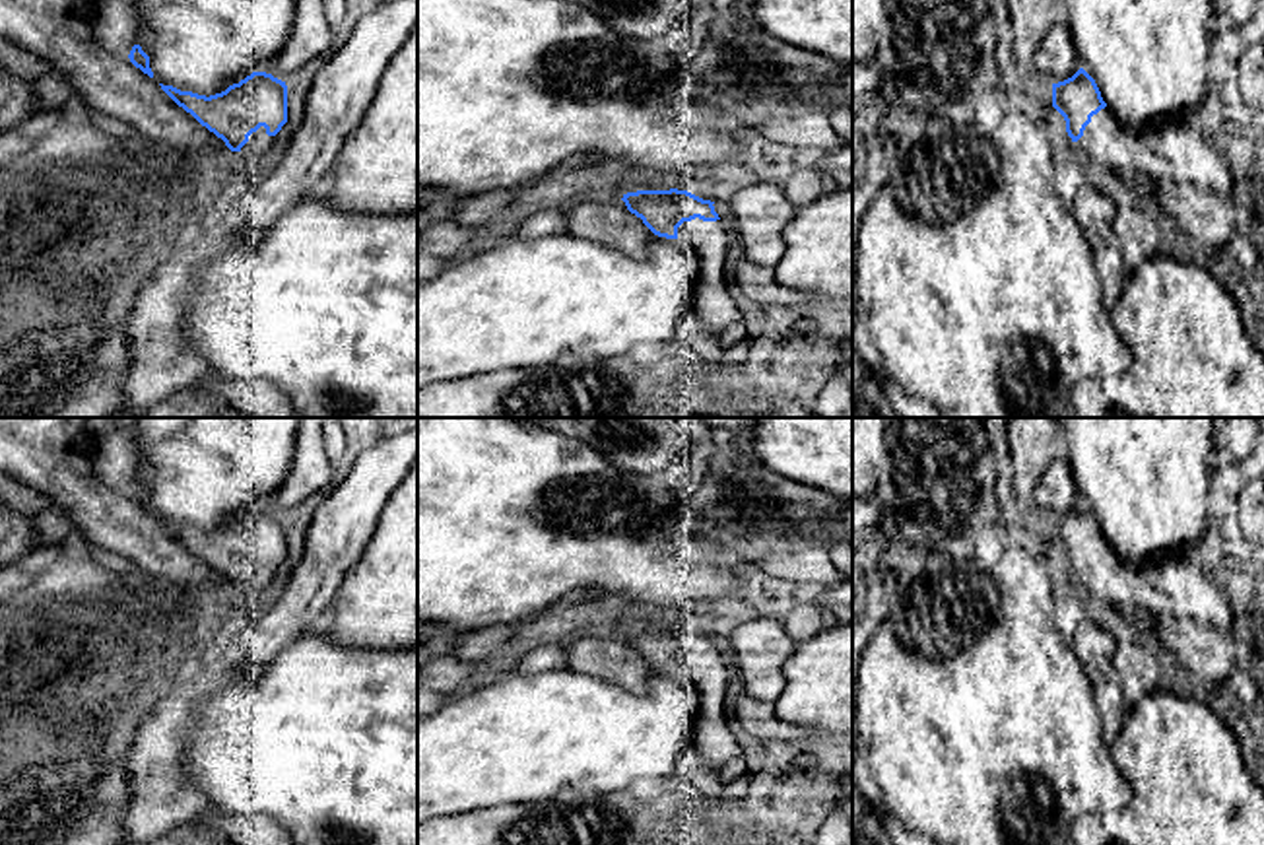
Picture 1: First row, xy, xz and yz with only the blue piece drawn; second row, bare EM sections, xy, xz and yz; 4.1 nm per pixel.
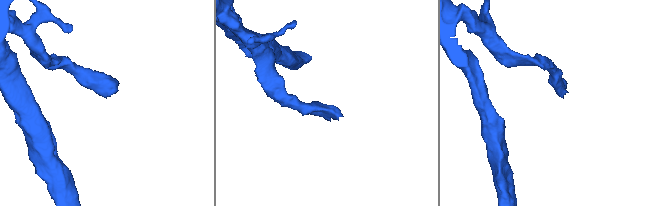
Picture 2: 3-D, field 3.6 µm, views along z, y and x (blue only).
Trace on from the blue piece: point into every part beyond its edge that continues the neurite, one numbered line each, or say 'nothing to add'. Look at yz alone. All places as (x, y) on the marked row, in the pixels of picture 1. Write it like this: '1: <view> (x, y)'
1: yz (1167, 150)

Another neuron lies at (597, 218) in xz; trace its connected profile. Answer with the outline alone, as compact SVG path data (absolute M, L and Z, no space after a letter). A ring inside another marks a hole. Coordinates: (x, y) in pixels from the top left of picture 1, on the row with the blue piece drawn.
M569 192L555 200L567 233L643 258L652 231L631 214L621 198Z

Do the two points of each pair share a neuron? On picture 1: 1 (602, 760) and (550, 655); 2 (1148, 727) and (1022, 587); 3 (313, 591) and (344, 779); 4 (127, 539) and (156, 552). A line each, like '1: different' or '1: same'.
1: different
2: different
3: different
4: same

